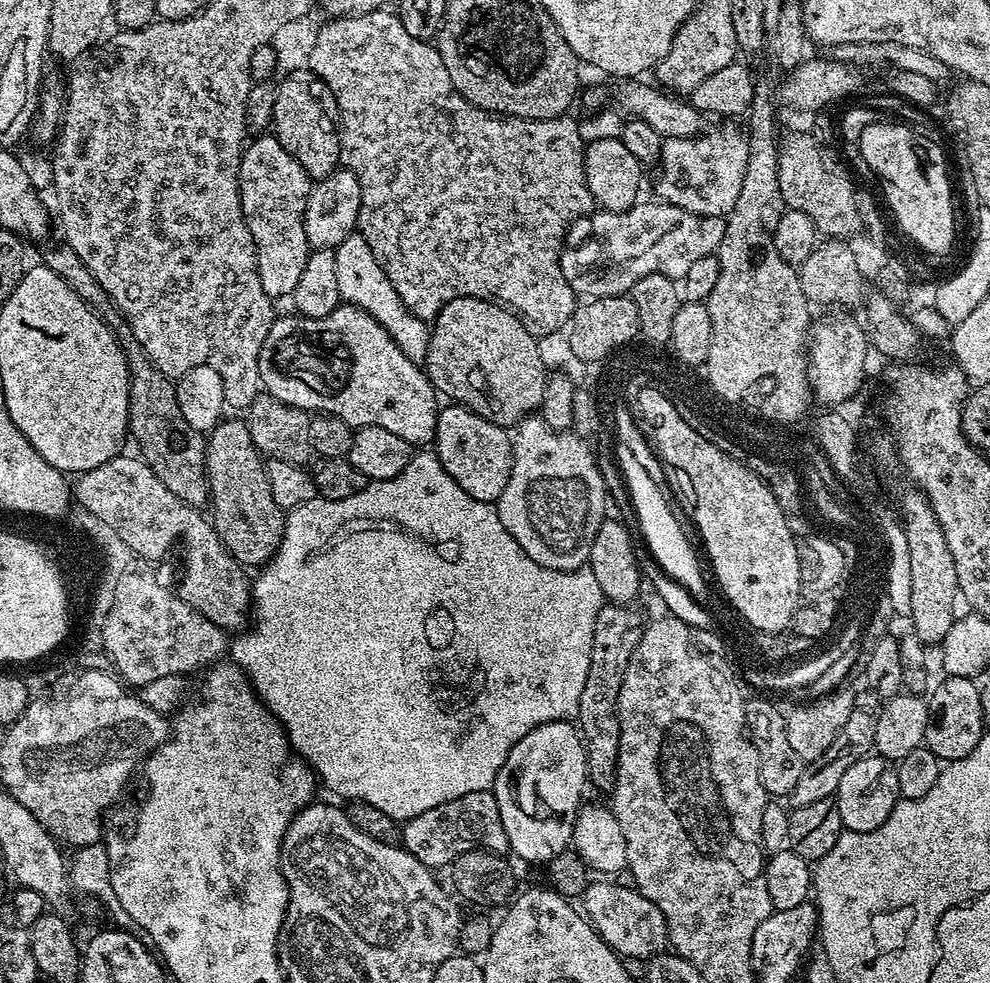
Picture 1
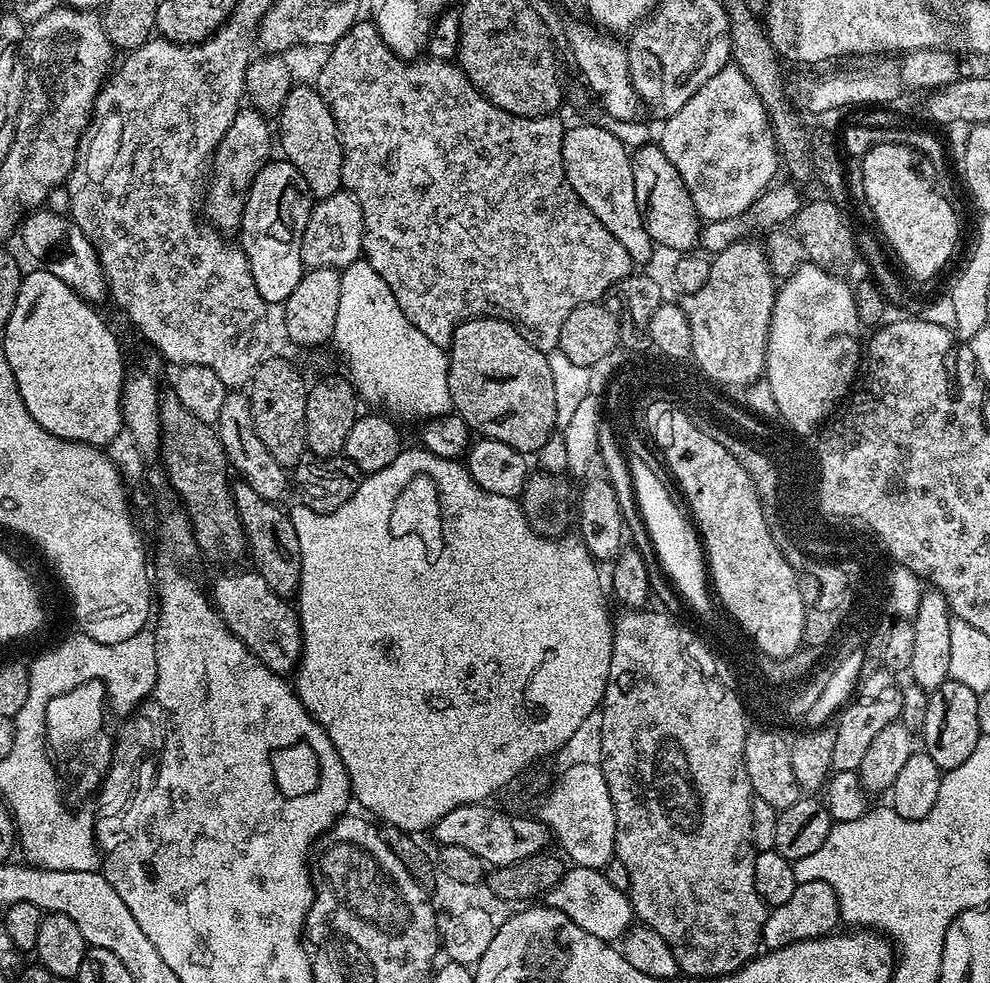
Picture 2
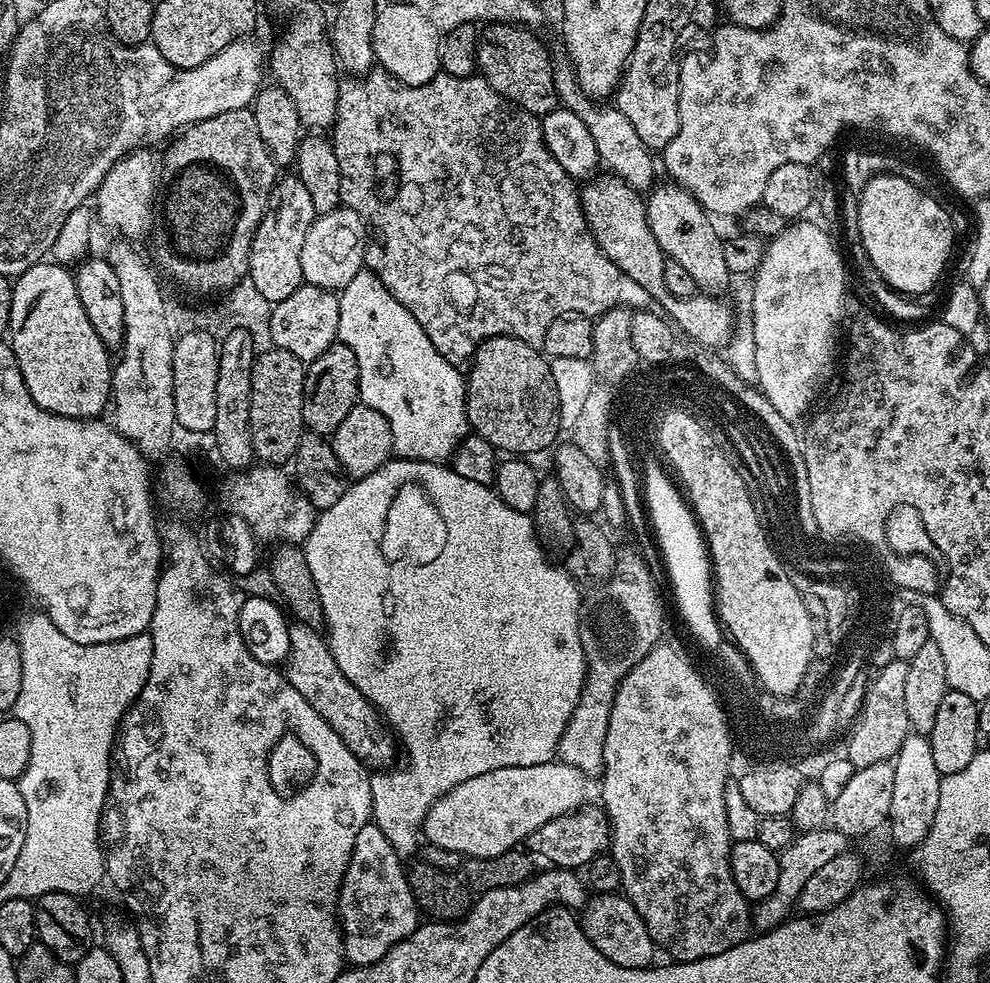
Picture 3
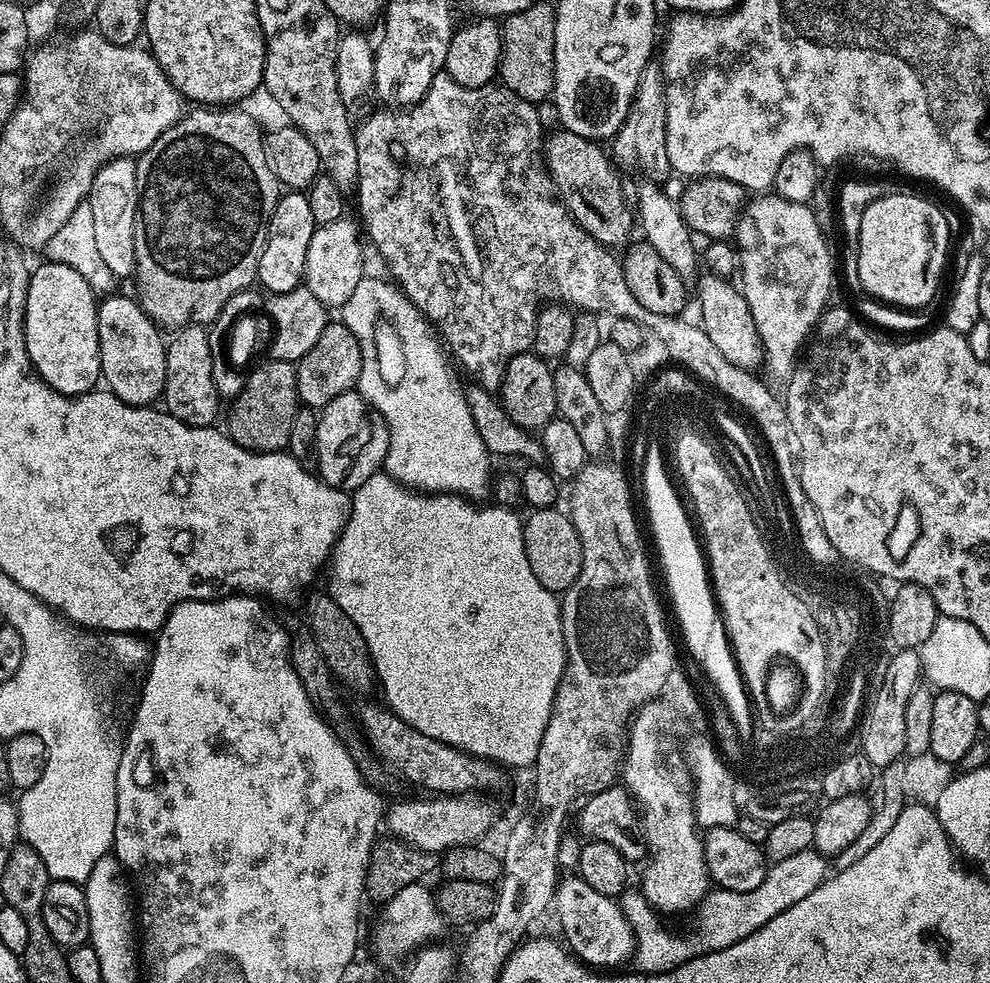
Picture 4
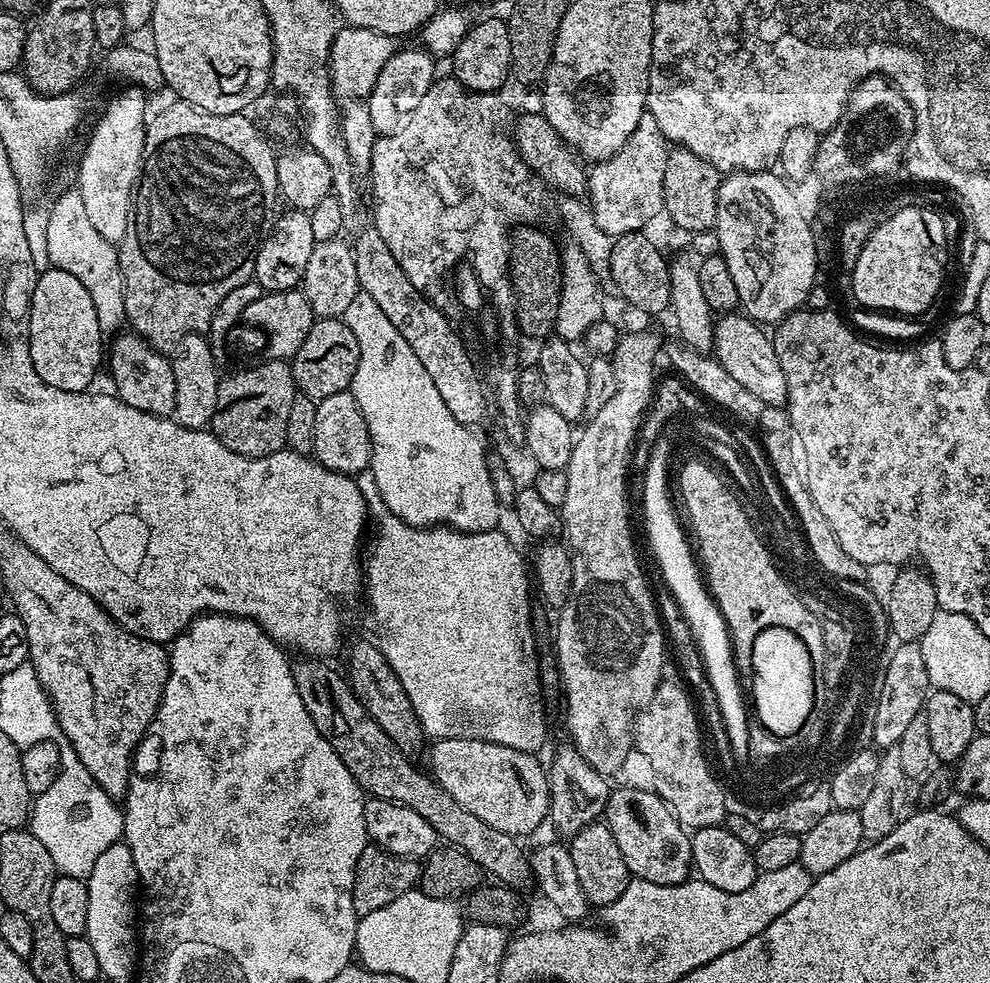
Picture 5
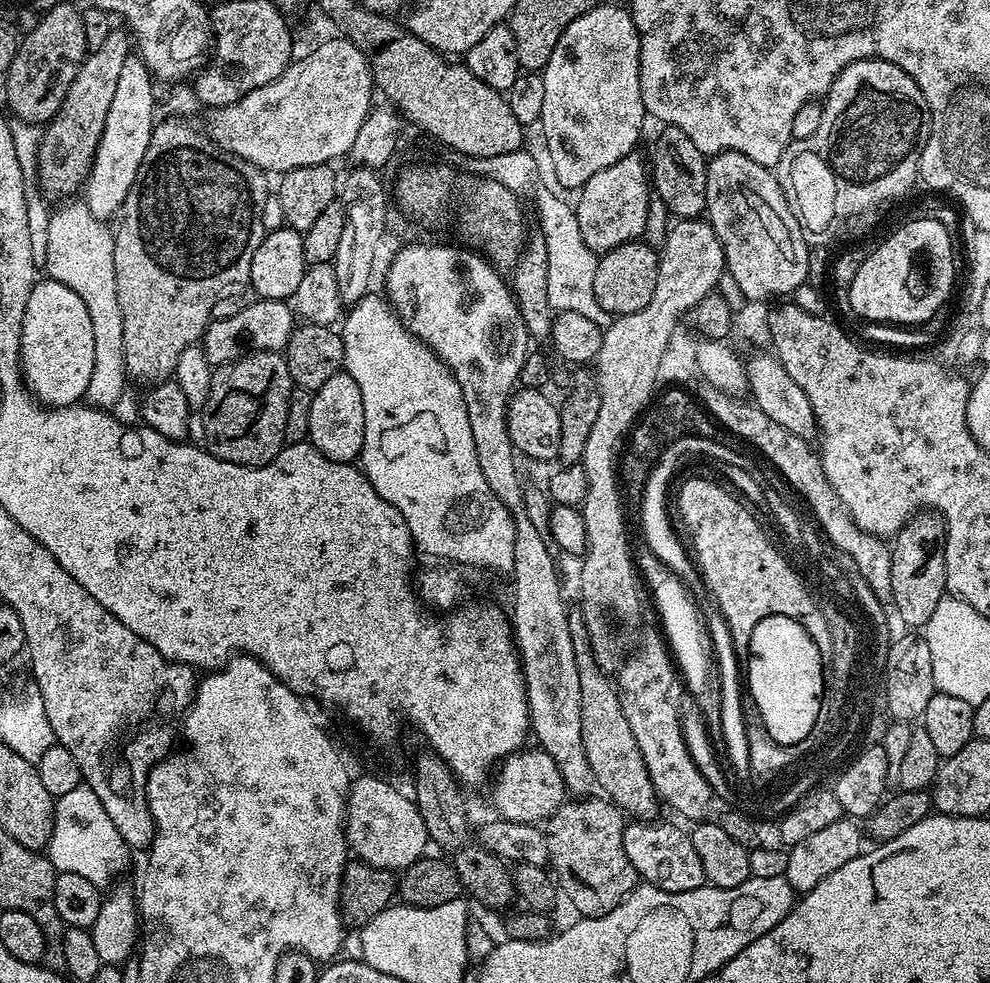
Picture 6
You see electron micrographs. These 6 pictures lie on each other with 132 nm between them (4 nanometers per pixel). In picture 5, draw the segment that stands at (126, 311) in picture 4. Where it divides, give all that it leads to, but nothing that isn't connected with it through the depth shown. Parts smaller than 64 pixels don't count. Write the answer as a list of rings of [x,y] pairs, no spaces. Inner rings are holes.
[[[131,330],[121,331],[113,340],[116,341],[113,344],[111,341],[106,366],[112,370],[115,395],[119,396],[122,402],[126,402],[126,406],[134,406],[134,410],[142,410],[155,416],[171,417],[176,411],[171,359],[165,353],[157,352],[149,346],[147,340],[143,340],[139,334]]]

